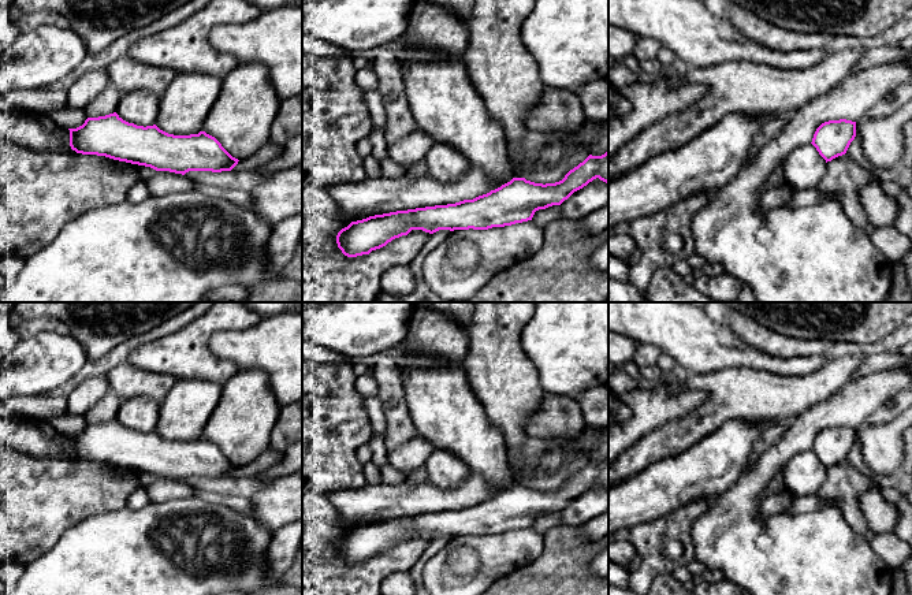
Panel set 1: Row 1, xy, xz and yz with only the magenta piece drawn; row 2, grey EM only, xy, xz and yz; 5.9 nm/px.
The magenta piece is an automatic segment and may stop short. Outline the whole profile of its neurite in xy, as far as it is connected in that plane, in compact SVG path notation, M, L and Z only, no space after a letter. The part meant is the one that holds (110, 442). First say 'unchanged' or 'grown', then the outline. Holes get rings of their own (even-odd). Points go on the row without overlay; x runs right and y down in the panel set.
unchanged; M116 419L88 424L85 429L70 436L70 453L77 460L105 462L113 466L150 473L185 481L189 477L231 477L238 465L232 464L222 450L205 438L190 442L174 442L153 432L137 432L123 427Z

